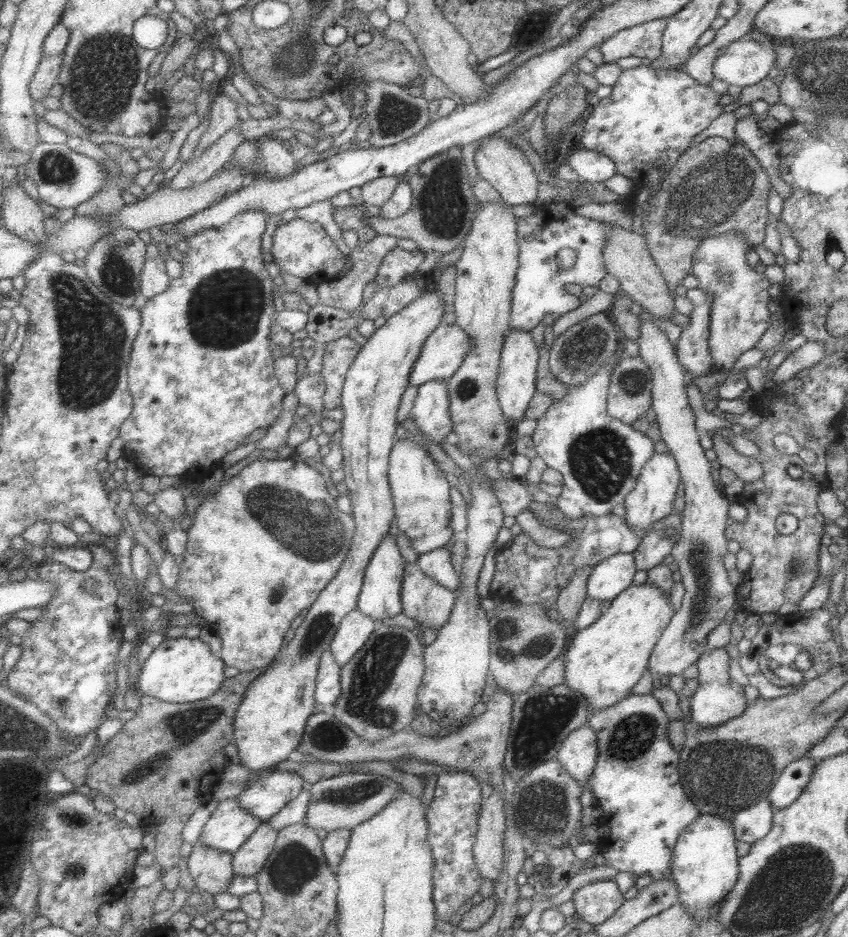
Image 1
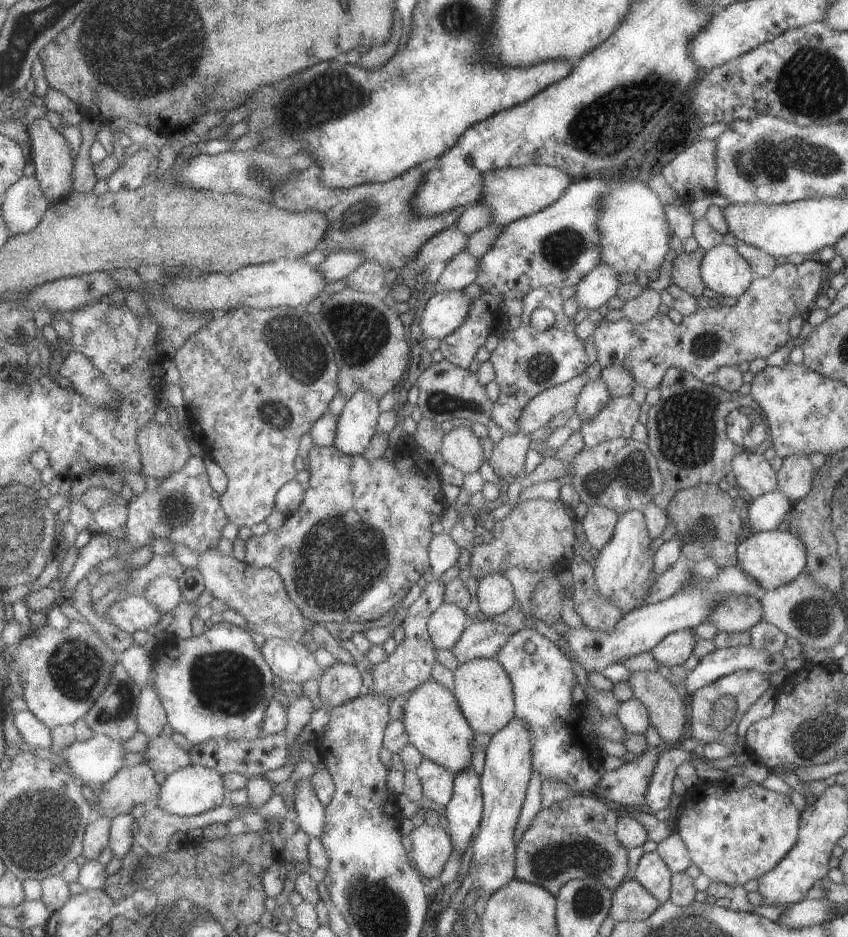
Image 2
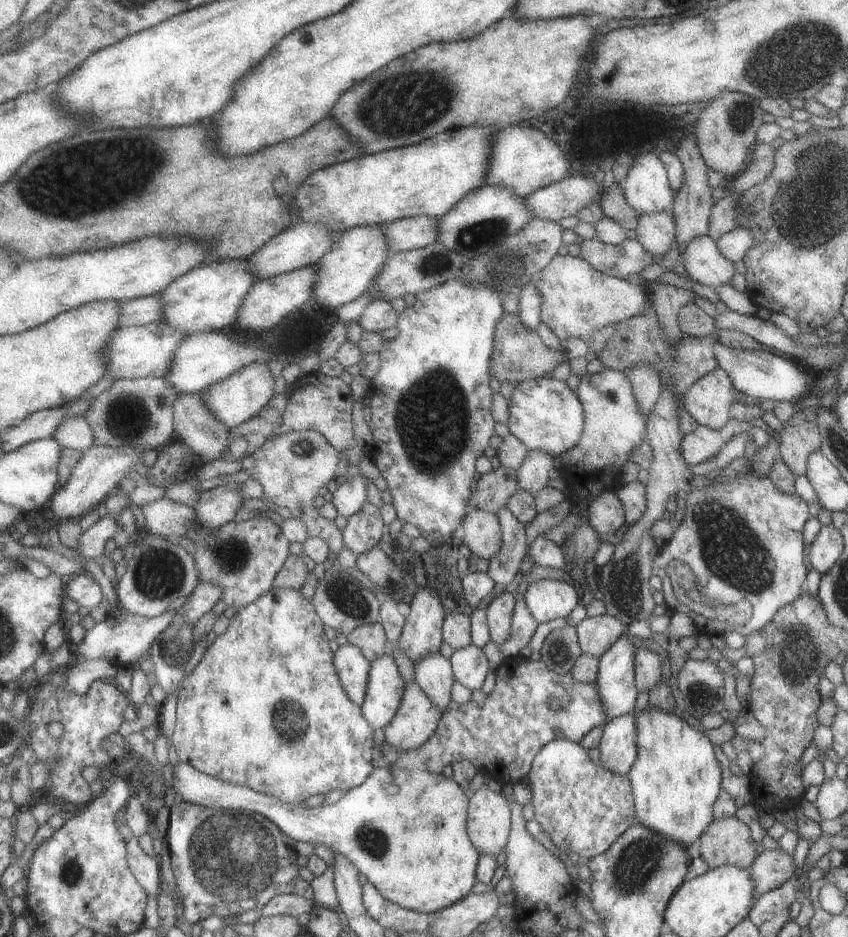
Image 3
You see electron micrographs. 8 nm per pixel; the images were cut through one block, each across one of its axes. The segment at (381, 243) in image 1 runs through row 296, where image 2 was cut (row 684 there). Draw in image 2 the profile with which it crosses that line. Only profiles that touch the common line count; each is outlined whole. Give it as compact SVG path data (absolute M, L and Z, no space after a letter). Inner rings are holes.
M340 661L324 670L320 678L320 693L328 712L367 692L361 673L355 664Z

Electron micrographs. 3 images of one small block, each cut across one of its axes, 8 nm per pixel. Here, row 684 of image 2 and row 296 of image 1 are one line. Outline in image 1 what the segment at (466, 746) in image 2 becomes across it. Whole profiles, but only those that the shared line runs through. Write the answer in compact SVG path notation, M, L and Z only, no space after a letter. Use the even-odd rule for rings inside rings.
M439 291L428 292L409 303L401 312L389 317L384 325L379 327L368 338L359 352L355 362L351 365L346 376L344 393L342 394L343 419L341 420L342 438L340 442L344 448L343 469L345 470L345 484L351 500L352 515L357 521L357 532L353 548L345 559L338 575L320 592L319 598L308 610L303 622L295 630L294 638L274 658L274 662L264 669L258 679L251 684L239 708L235 722L235 741L238 757L241 764L247 766L251 772L269 773L277 764L285 762L298 755L306 727L312 715L317 713L315 693L318 688L318 674L324 652L332 648L335 635L338 634L340 624L350 612L358 608L360 595L364 585L365 575L382 540L389 535L391 522L396 517L394 493L391 492L390 481L390 454L398 440L398 412L402 403L402 396L410 386L410 376L414 371L415 363L431 336L439 325L443 324L446 300Z

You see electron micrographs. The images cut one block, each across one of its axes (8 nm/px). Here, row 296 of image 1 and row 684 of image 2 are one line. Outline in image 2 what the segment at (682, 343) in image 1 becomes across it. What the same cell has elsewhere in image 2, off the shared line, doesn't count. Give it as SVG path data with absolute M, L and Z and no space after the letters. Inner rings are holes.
M750 645L721 648L699 658L697 666L687 673L684 684L691 694L721 676L727 676L740 669L755 670L768 676L784 668L784 659L780 653L767 654L765 650L757 652Z

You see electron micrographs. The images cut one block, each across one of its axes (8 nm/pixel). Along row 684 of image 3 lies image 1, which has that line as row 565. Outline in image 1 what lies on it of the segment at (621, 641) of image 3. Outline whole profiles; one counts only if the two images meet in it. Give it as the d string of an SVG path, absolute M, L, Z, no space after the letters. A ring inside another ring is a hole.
M617 553L603 559L593 566L587 577L586 598L612 601L633 582L635 571L632 553Z

